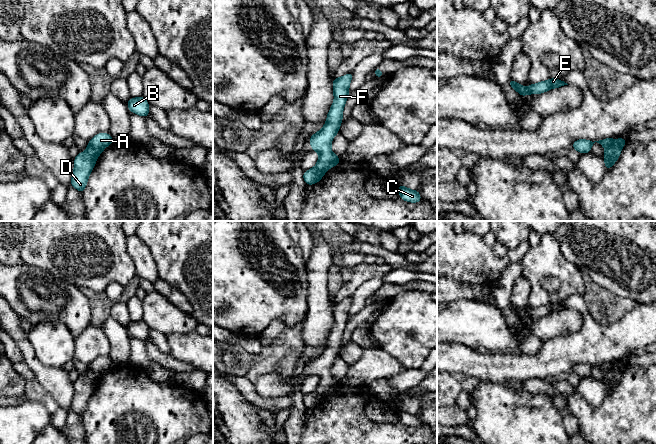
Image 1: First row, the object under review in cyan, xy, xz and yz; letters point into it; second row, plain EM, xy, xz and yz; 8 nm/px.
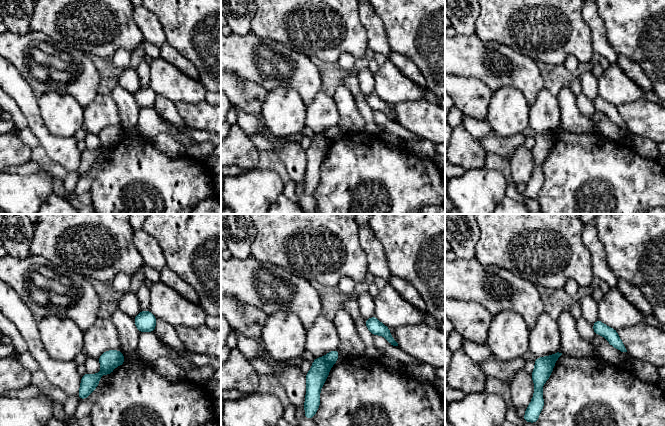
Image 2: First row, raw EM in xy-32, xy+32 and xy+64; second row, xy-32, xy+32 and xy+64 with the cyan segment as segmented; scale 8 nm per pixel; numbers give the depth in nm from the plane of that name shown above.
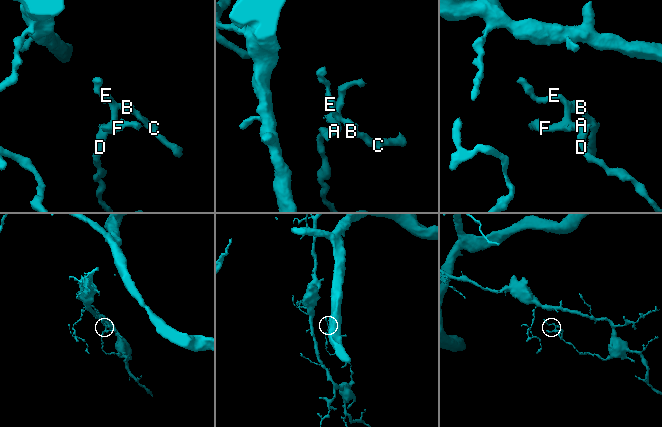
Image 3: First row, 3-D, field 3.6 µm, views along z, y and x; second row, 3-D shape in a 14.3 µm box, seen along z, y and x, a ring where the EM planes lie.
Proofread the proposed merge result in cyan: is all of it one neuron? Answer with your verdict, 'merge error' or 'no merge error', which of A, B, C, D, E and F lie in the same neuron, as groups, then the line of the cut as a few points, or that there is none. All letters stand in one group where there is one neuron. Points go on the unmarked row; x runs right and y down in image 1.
merge error; groups A B C E F / D; cut xy (89, 366), (98, 379)

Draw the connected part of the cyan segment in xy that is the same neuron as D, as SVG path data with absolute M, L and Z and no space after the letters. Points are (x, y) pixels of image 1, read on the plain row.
M87 367L87 373L79 377L74 382L74 395L71 402L71 410L83 417L88 401L93 394L98 379L90 367Z

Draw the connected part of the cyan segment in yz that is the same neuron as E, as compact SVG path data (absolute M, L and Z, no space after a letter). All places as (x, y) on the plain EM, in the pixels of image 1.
M512 302L509 304L510 311L519 316L519 320L525 320L529 318L541 318L552 312L559 312L564 309L568 309L562 304L558 304L557 302L551 302L546 305L542 305L536 308L531 308L528 311L523 311L522 308L516 307Z

